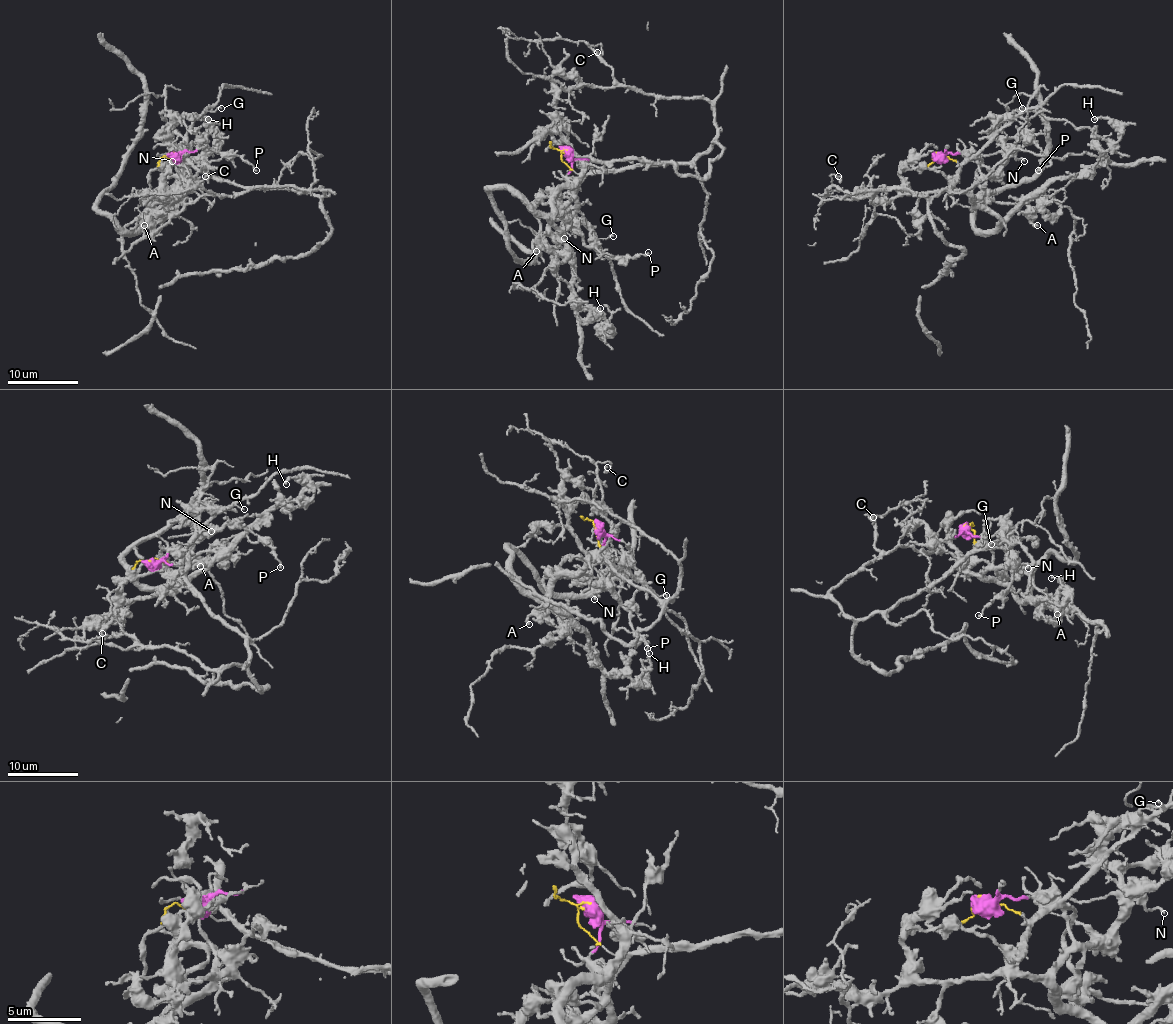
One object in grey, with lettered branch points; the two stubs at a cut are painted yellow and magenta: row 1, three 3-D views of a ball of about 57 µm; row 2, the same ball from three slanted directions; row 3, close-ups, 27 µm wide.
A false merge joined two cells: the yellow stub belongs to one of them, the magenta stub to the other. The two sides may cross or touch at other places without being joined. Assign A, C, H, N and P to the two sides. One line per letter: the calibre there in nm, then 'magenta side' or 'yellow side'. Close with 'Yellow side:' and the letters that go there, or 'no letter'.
A: 240 nm thick; magenta side
C: 120 nm thick; yellow side
H: 190 nm thick; magenta side
N: 190 nm thick; magenta side
P: 150 nm thick; magenta side
Yellow side: C

